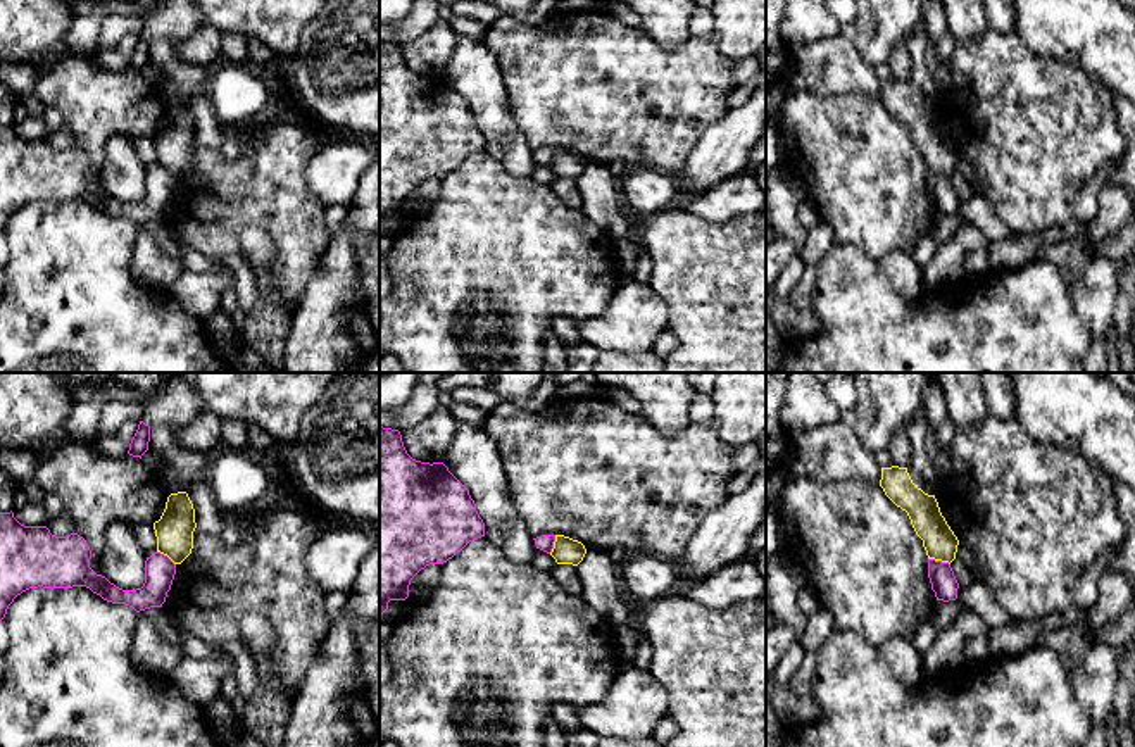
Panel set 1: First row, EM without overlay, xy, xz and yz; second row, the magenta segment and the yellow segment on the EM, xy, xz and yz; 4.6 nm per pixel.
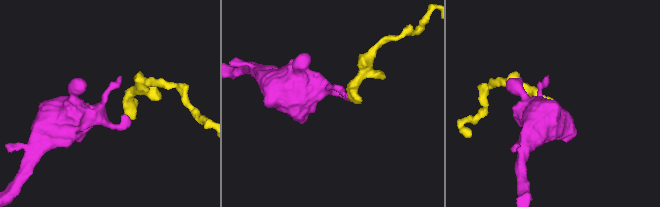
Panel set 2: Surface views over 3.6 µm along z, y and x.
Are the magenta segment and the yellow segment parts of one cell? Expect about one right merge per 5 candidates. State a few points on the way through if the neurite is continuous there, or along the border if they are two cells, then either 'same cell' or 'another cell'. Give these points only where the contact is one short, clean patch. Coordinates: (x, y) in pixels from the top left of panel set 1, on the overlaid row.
border along yz (928, 558), (949, 564); another cell

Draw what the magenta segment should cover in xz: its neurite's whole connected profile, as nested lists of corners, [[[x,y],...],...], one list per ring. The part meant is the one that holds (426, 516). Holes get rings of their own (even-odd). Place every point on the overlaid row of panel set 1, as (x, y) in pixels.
[[[379,426],[379,616],[390,600],[409,597],[411,580],[421,569],[447,562],[481,537],[485,523],[469,490],[443,462],[412,459],[398,430]]]

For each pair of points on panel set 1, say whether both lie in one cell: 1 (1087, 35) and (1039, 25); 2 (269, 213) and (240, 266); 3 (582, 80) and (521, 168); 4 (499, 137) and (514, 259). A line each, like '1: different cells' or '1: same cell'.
1: same cell
2: different cells
3: different cells
4: different cells

